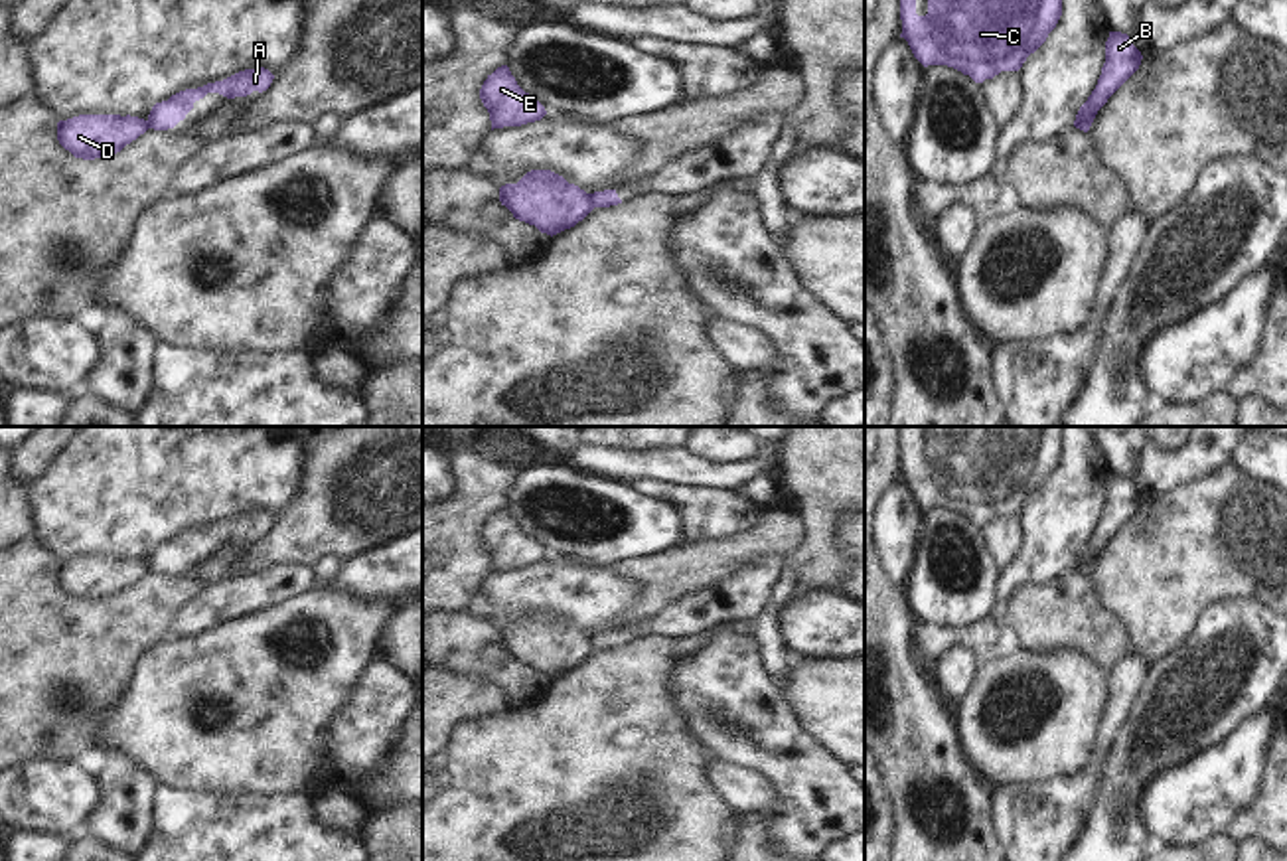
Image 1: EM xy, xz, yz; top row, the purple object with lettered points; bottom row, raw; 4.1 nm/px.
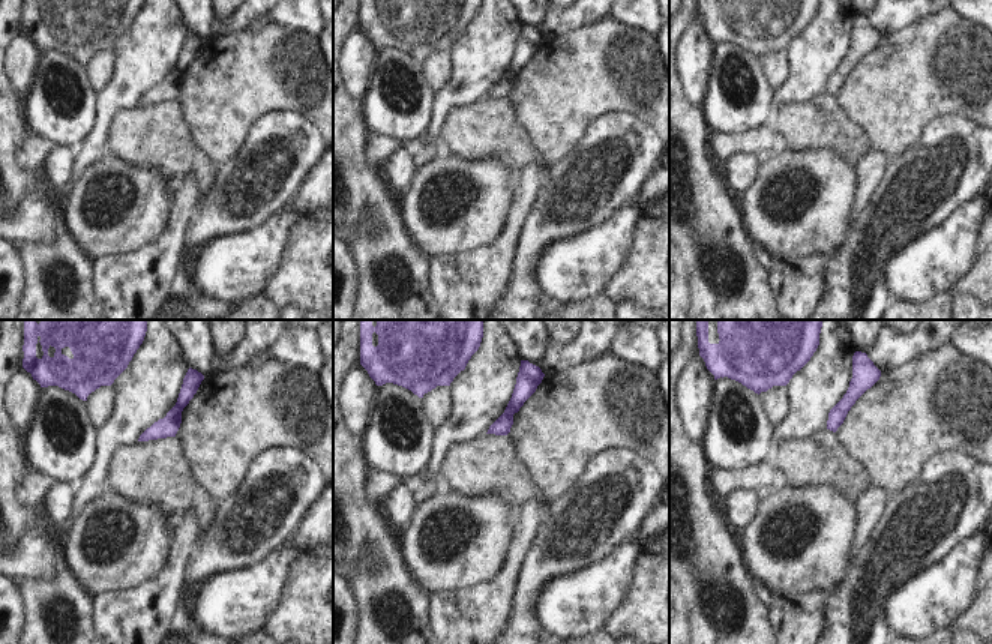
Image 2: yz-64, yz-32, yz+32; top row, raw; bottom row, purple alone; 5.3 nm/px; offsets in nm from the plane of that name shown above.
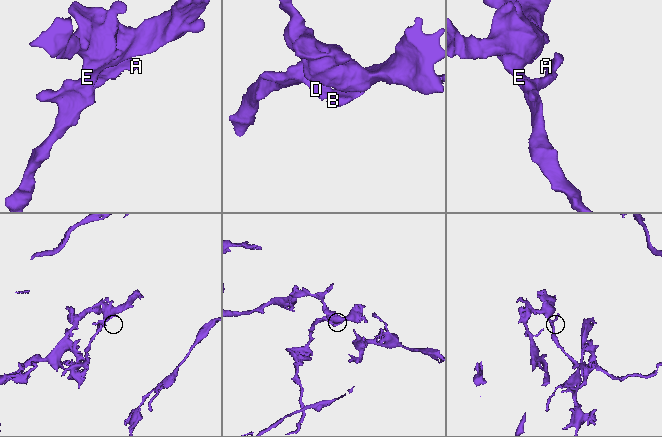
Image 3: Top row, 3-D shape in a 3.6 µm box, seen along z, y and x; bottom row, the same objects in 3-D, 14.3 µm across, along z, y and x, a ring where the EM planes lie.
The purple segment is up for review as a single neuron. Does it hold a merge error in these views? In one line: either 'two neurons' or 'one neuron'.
two neurons

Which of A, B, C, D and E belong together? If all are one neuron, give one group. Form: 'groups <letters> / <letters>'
groups A B / C D E

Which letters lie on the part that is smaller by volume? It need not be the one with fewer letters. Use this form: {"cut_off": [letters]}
{"cut_off": ["A", "B"]}

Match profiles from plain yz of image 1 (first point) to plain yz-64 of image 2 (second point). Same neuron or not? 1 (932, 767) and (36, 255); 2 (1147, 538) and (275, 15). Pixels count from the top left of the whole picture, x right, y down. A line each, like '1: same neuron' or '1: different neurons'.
1: same neuron
2: different neurons

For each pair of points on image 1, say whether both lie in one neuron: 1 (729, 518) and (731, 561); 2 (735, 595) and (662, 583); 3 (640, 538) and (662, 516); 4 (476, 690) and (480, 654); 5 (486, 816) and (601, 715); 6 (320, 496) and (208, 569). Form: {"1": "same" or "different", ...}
{"1": "different", "2": "different", "3": "same", "4": "different", "5": "same", "6": "same"}

